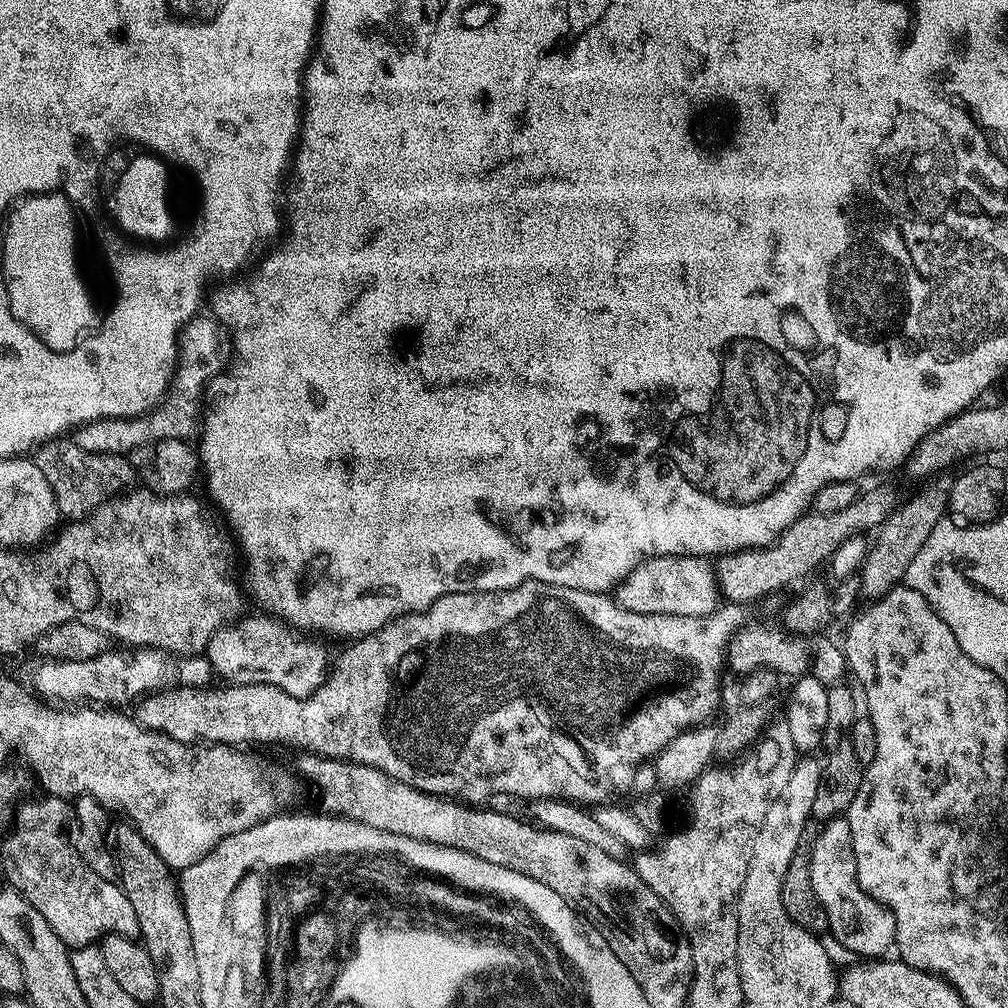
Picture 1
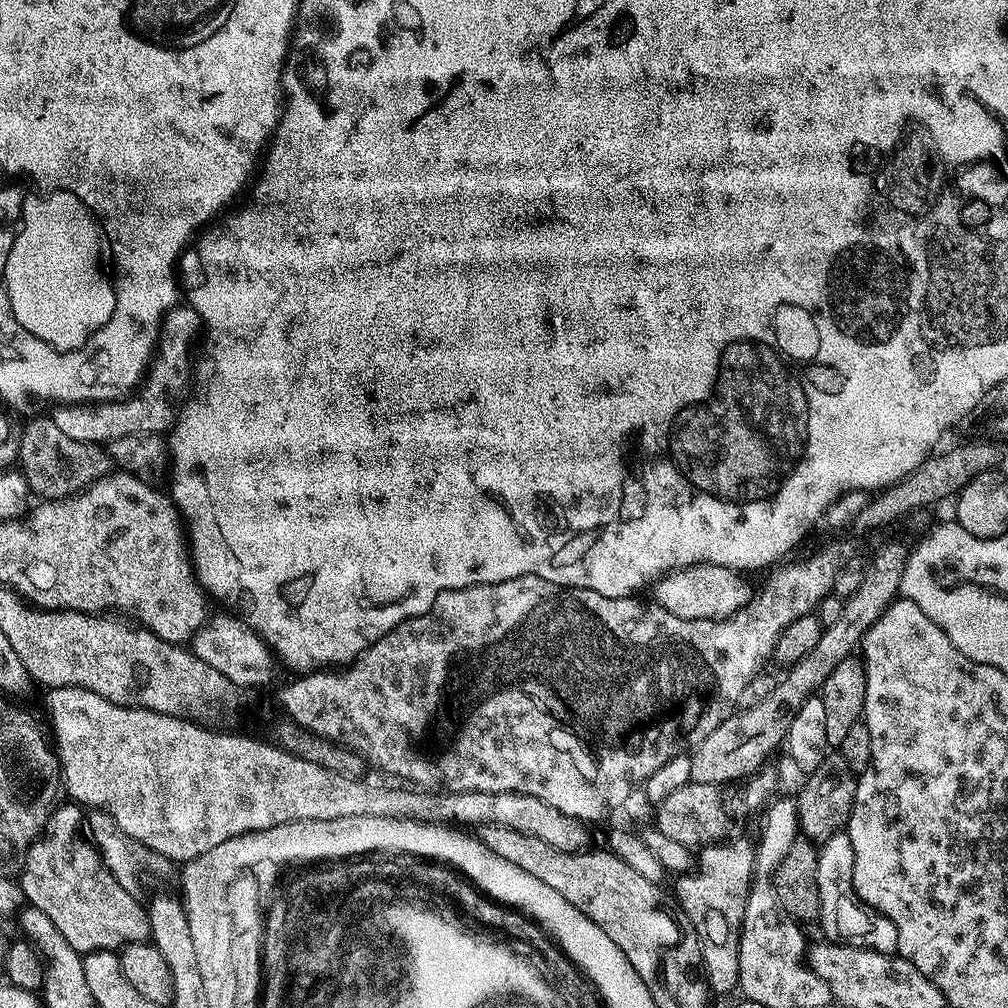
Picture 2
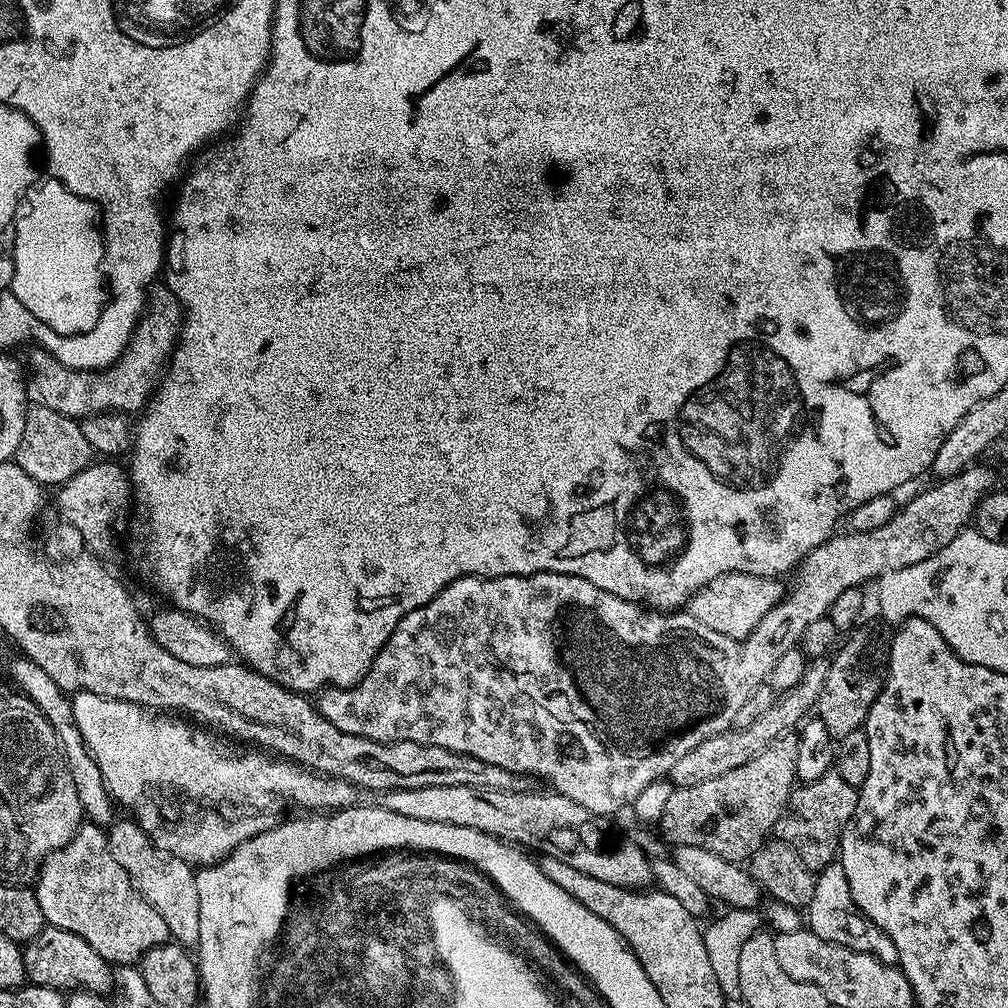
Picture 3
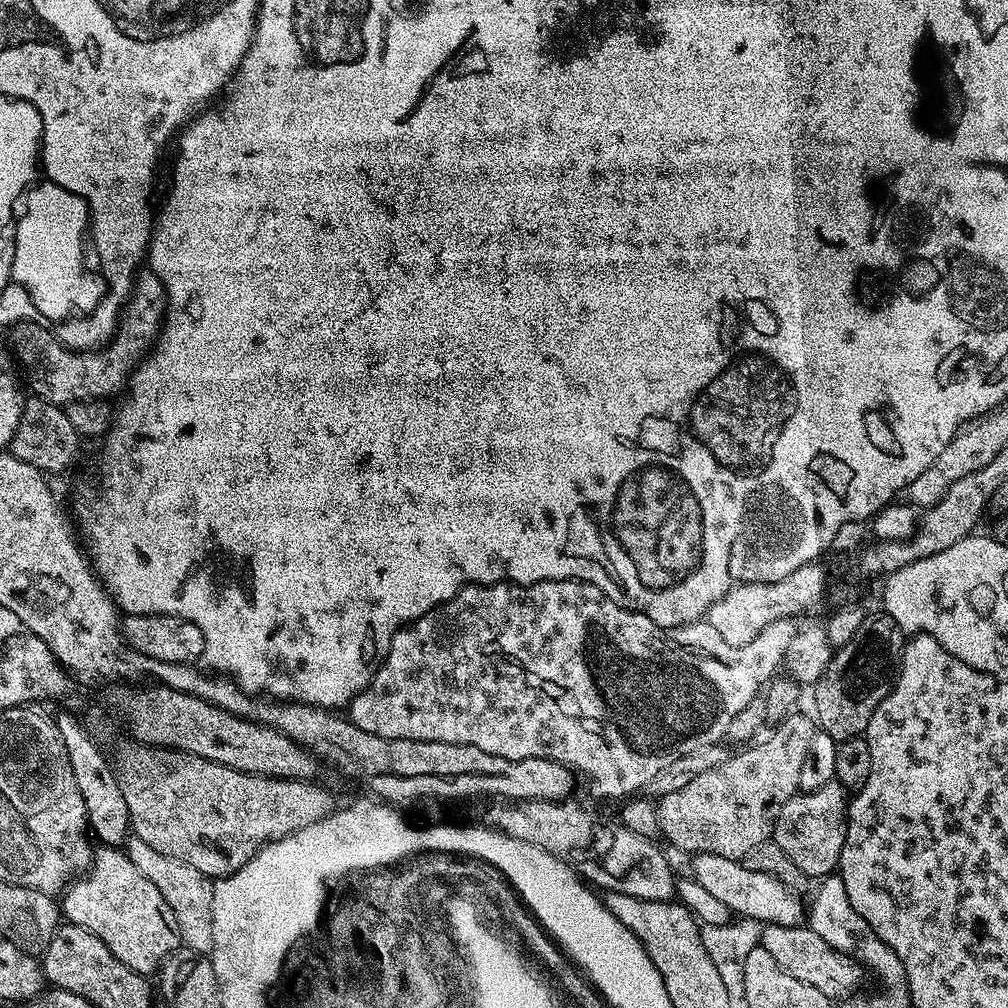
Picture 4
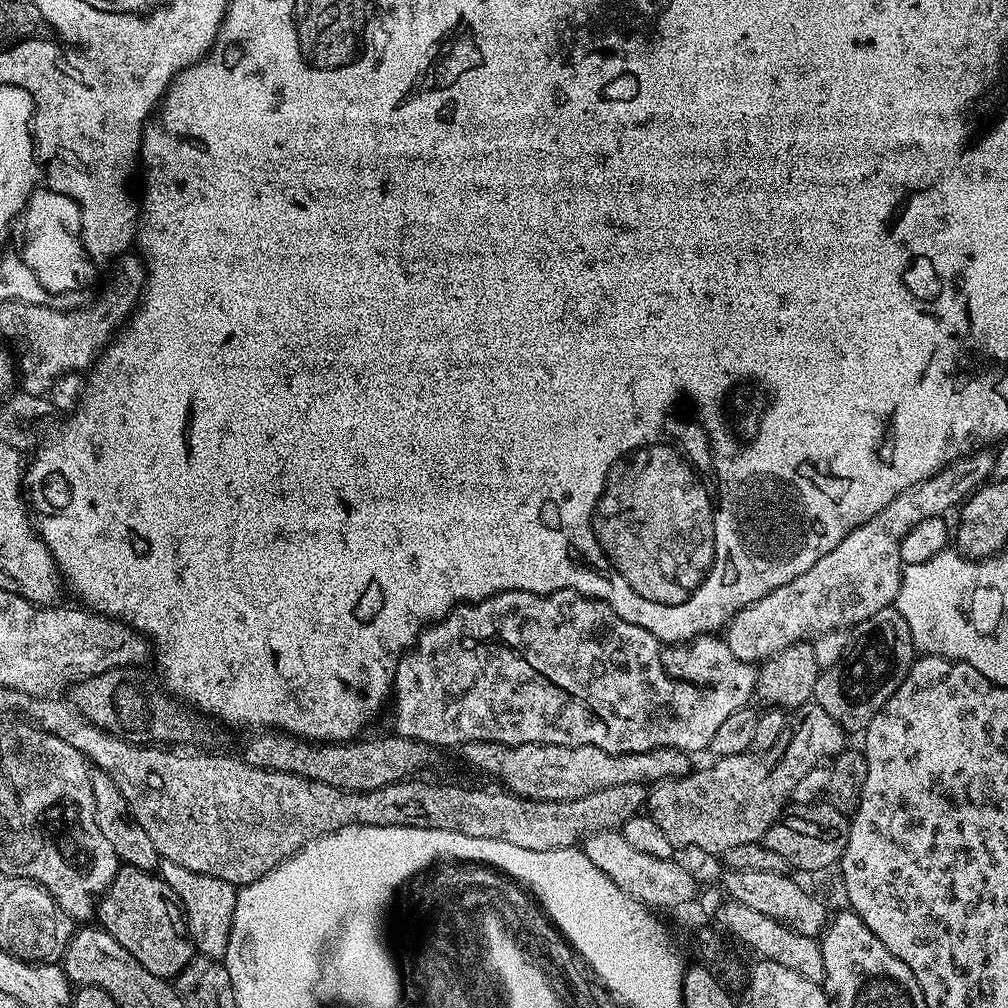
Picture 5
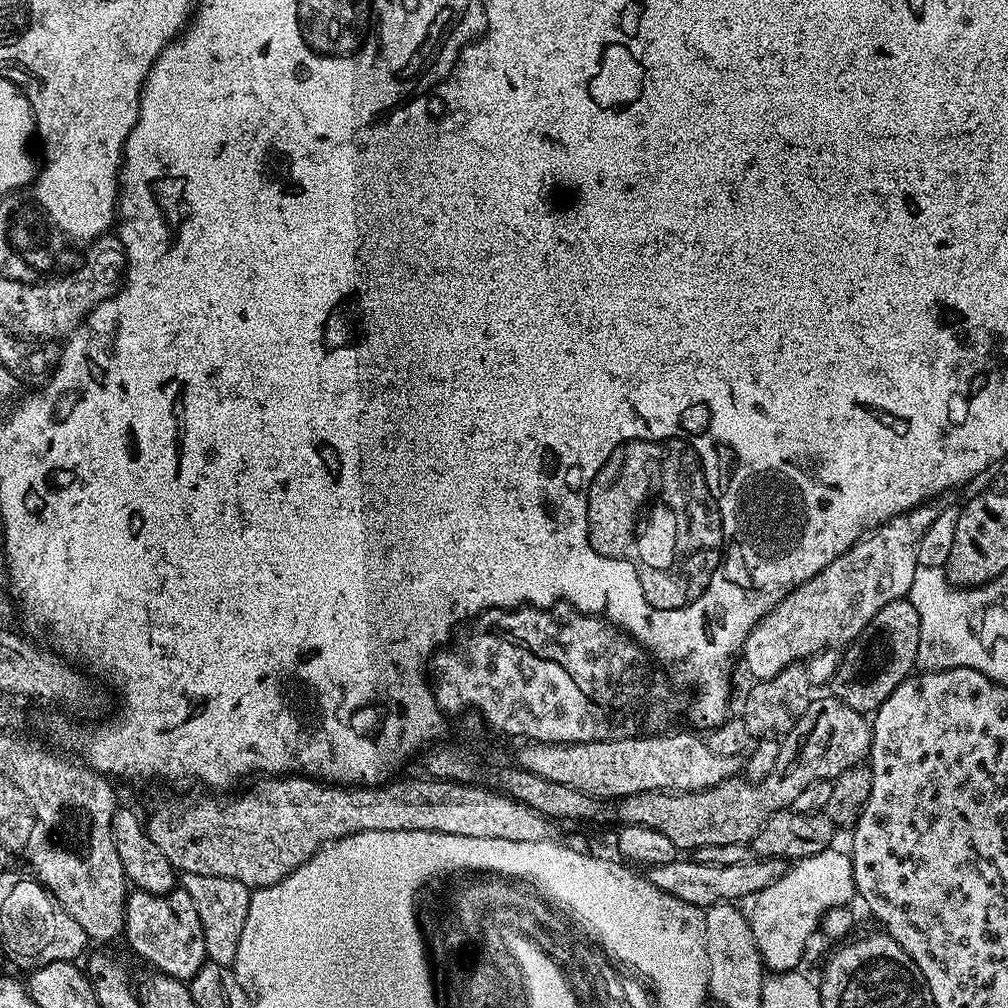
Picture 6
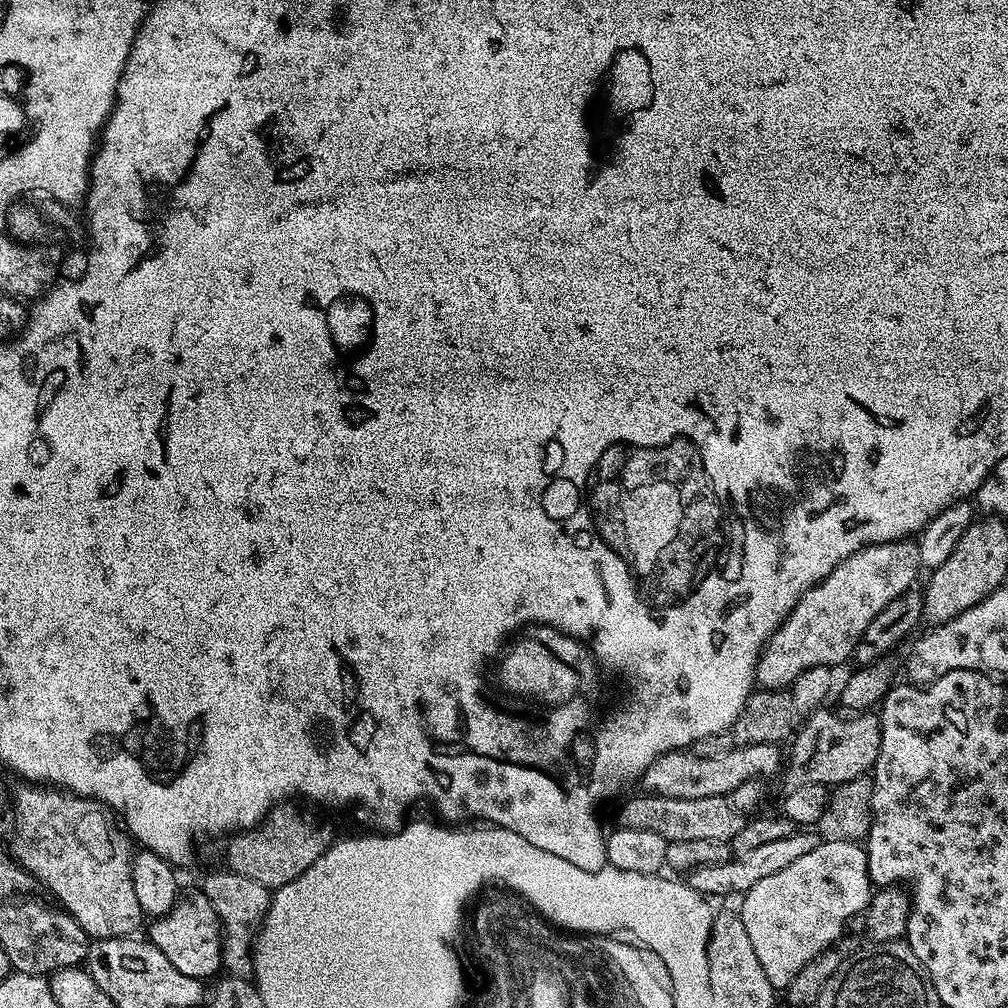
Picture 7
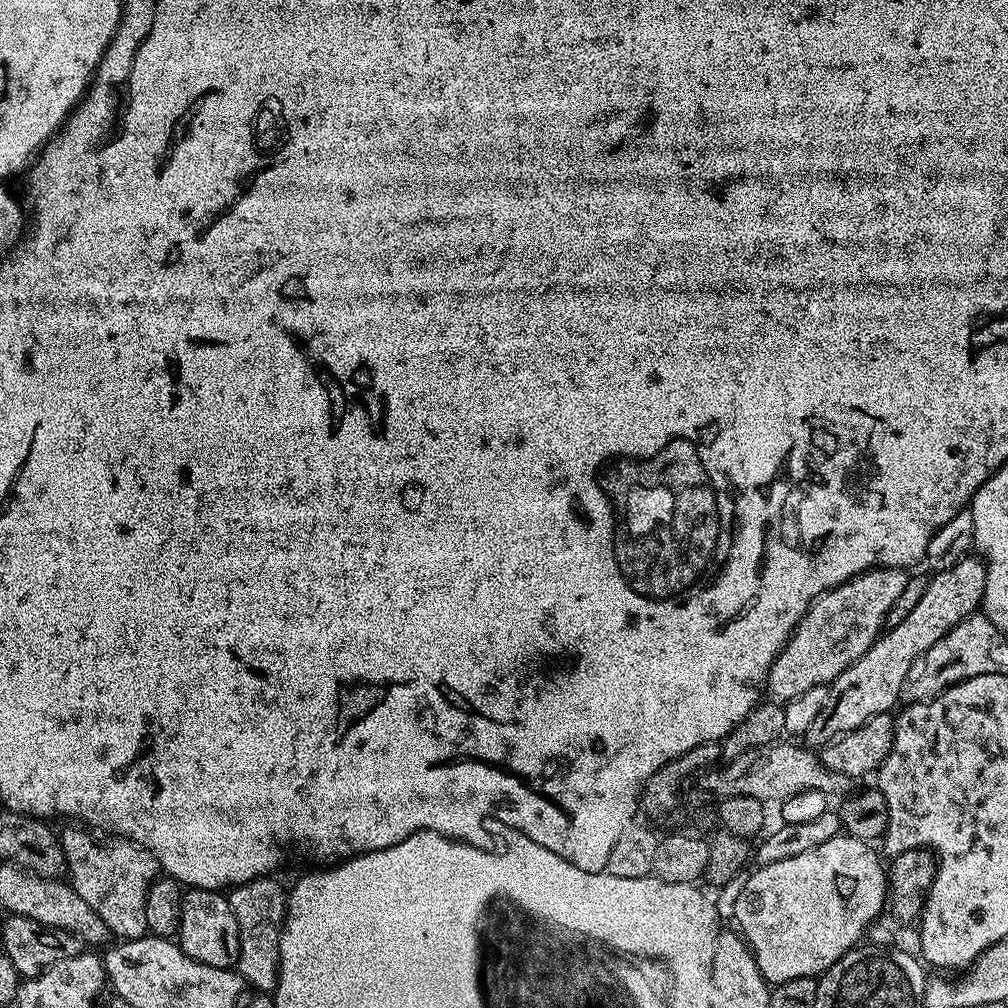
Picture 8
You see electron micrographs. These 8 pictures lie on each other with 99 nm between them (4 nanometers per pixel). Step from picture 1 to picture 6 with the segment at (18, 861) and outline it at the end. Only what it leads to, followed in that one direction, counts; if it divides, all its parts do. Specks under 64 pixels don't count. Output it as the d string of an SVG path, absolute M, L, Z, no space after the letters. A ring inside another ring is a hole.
M179 886L165 896L129 891L128 901L124 903L122 936L146 963L156 967L153 969L157 973L173 976L175 980L192 981L194 974L198 974L208 960L202 918L198 918L198 910L194 910L194 898Z

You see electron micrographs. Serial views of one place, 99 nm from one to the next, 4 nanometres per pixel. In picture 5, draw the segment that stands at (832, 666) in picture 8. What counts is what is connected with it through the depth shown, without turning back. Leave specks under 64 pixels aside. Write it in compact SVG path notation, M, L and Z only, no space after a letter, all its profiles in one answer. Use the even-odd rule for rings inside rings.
M977 450L970 456L960 456L955 462L948 464L940 472L935 472L930 478L902 490L902 494L898 494L898 498L894 498L890 506L874 514L870 522L846 534L846 538L842 538L842 542L838 542L838 546L834 546L830 554L818 558L818 562L814 562L814 566L810 566L806 574L798 574L798 578L786 582L786 586L778 586L778 590L770 590L766 598L758 598L758 602L751 603L750 606L736 612L729 620L724 632L724 641L730 646L734 658L747 664L763 662L774 654L786 650L786 646L796 644L800 640L811 642L830 630L855 629L858 624L878 614L883 608L893 607L905 570L905 565L900 560L900 543L920 522L935 516L943 517L952 507L955 509L963 505L973 492L989 483L993 479L992 471L995 461L996 454L992 450Z

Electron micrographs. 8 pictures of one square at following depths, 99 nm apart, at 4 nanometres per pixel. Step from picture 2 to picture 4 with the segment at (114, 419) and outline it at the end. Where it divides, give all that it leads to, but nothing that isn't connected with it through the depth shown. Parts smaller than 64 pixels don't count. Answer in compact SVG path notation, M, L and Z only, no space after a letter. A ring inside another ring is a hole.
M140 270L137 271L131 293L124 307L120 310L118 327L112 339L99 350L73 350L67 348L51 327L46 328L48 326L43 323L32 323L28 320L11 325L10 348L18 361L19 367L21 369L24 367L28 371L28 384L32 387L33 397L61 406L74 403L76 400L111 398L110 396L114 395L119 388L121 391L127 385L134 369L152 351L156 338L160 335L167 307L168 299L158 274L154 274L150 270Z

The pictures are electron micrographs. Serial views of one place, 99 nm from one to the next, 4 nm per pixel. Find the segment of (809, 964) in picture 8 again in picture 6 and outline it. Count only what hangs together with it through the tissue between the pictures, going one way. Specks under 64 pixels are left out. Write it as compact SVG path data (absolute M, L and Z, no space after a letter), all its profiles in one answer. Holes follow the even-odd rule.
M830 847L810 858L795 861L784 876L778 878L772 886L757 892L751 901L753 904L752 912L750 911L750 923L754 942L758 946L760 957L764 959L764 967L769 973L791 972L799 969L801 967L800 959L803 958L804 951L807 950L808 943L812 940L812 935L817 935L823 916L831 908L847 905L853 899L856 883L852 873L852 857L847 851L836 851L835 847Z

